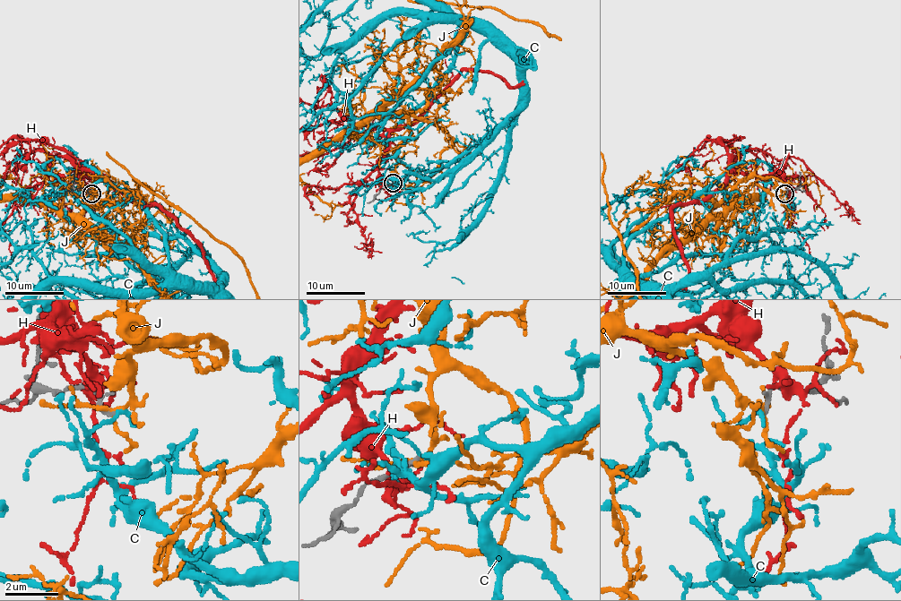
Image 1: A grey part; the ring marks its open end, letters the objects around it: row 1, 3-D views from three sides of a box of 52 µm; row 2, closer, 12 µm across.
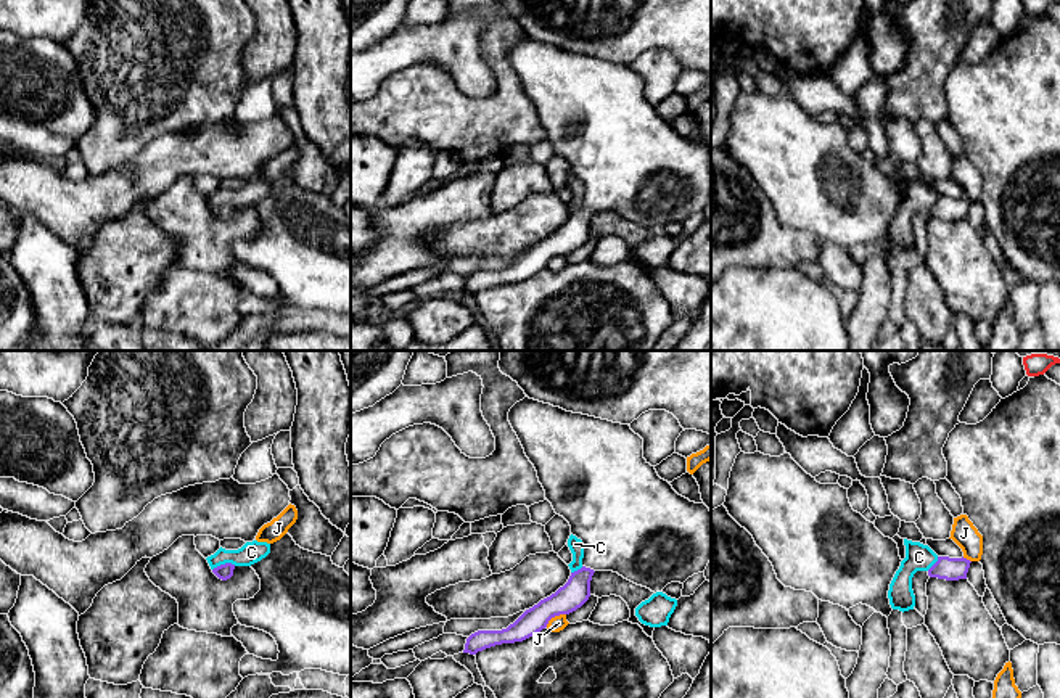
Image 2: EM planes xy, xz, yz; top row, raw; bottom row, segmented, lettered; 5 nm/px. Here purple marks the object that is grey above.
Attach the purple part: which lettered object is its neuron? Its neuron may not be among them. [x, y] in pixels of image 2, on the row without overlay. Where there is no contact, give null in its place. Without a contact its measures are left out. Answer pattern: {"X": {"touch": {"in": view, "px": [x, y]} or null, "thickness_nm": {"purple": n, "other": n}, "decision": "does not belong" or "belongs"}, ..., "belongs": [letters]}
{"C": {"touch": {"in": "xy", "px": [225, 203]}, "thickness_nm": {"purple": 80, "other": 110}, "decision": "does not belong"}, "H": {"touch": null, "decision": "does not belong"}, "J": {"touch": {"in": "xz", "px": [554, 256]}, "thickness_nm": {"purple": 140, "other": 80}, "decision": "does not belong"}, "belongs": []}

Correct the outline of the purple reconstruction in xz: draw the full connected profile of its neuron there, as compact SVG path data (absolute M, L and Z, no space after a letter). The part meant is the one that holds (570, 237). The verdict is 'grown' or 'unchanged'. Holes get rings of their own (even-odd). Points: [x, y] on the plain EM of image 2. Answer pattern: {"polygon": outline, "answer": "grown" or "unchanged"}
{"polygon": "M529 37L510 48L508 61L537 111L545 138L569 162L571 174L582 180L582 207L507 269L471 273L463 293L476 294L495 285L523 281L545 269L552 257L576 251L590 236L595 211L618 212L655 233L671 222L684 224L705 212L711 201L711 150L703 142L679 135L658 116L643 98L643 79L629 64L566 51Z", "answer": "grown"}

